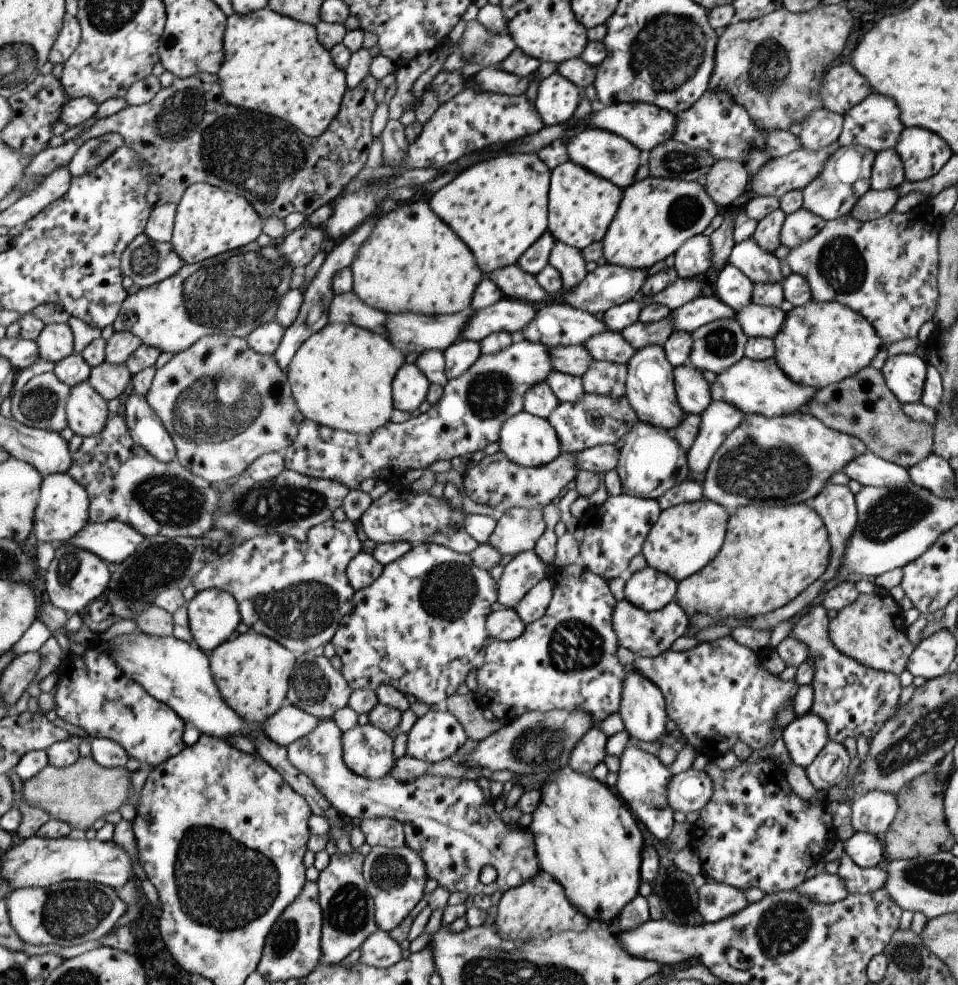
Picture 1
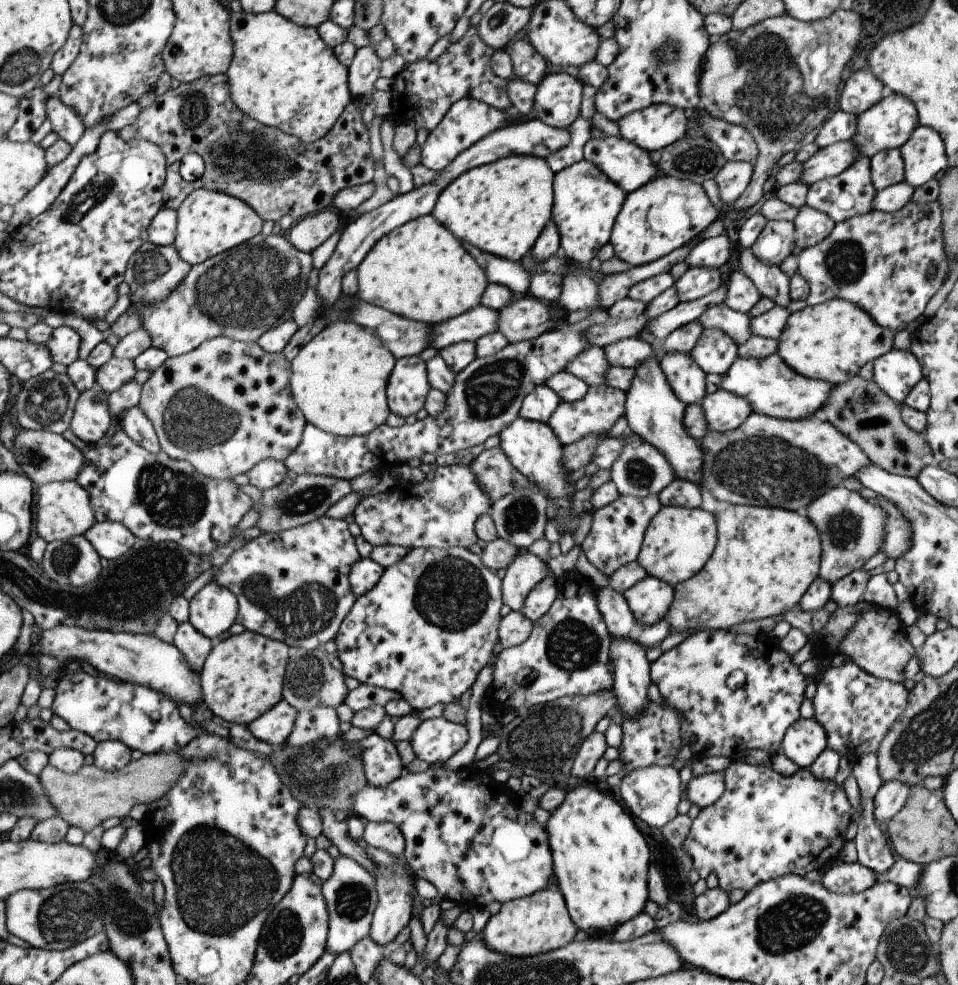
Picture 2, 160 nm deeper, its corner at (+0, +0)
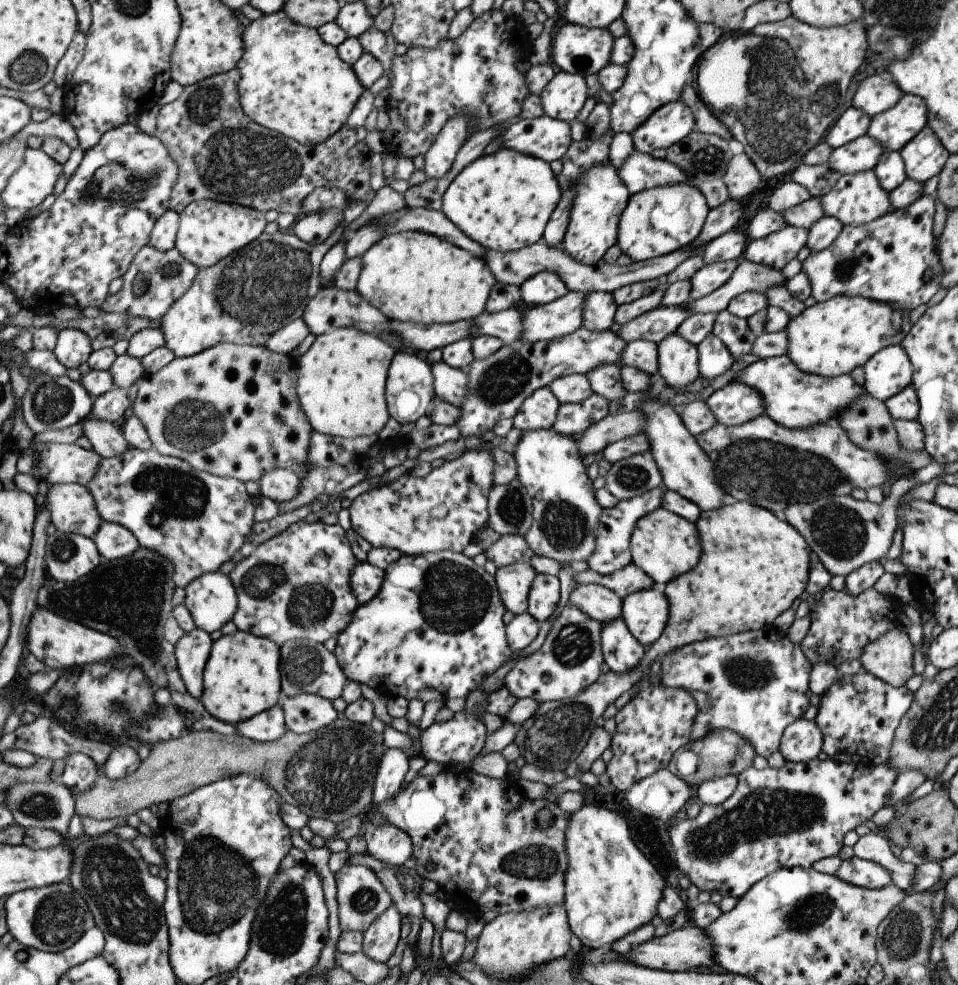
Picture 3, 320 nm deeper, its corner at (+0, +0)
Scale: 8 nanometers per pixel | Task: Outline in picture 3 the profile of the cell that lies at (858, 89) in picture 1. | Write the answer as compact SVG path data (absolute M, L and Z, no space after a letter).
M887 75L869 76L856 85L851 107L871 118L891 108L902 94Z

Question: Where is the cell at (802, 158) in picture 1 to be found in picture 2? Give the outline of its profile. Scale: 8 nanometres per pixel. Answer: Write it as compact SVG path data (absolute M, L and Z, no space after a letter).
M851 139L820 148L802 164L804 168L798 182L810 186L819 179L836 177L858 156L861 155Z

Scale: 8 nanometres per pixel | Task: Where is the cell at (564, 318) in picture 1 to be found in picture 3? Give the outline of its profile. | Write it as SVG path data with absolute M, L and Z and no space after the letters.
M683 305L659 306L629 320L627 324L621 324L617 338L624 343L642 339L657 344L665 336L675 333L685 318L688 318L687 308Z

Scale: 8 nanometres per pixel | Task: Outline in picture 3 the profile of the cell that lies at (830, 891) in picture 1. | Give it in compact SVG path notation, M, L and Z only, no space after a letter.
M856 857L843 860L834 873L841 882L859 886L859 888L879 889L892 884L889 872L875 862Z

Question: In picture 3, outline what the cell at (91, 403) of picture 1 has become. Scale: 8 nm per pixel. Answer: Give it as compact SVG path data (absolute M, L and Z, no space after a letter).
M91 411L80 421L82 435L87 438L94 451L100 458L118 456L129 447L122 432L107 420L97 420L91 416Z

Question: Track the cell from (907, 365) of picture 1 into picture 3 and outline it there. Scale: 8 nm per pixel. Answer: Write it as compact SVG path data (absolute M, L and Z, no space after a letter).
M900 345L879 350L863 366L865 382L862 388L868 396L885 402L911 385L913 370Z

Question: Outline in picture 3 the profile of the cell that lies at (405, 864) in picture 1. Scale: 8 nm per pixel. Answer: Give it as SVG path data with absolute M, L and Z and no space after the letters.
M391 904L362 933L361 952L373 962L386 963L399 942L401 918L399 910Z

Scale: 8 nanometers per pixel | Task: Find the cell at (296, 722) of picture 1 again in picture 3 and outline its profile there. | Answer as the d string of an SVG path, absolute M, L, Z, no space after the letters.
M279 704L234 725L235 733L256 742L278 740L285 732L283 710Z

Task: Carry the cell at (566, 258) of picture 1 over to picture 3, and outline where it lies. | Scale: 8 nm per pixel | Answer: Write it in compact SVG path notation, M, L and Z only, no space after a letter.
M600 291L585 292L581 324L587 330L605 331L611 326L615 315L615 302L610 293Z

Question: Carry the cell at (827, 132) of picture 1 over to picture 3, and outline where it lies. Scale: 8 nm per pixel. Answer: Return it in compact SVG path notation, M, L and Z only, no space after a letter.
M853 107L847 108L843 114L825 133L825 144L829 148L838 148L866 135L870 118Z

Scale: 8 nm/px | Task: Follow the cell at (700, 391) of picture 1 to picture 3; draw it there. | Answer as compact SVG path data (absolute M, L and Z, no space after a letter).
M665 336L656 344L656 352L657 373L673 390L682 390L699 376L697 350L681 336Z

